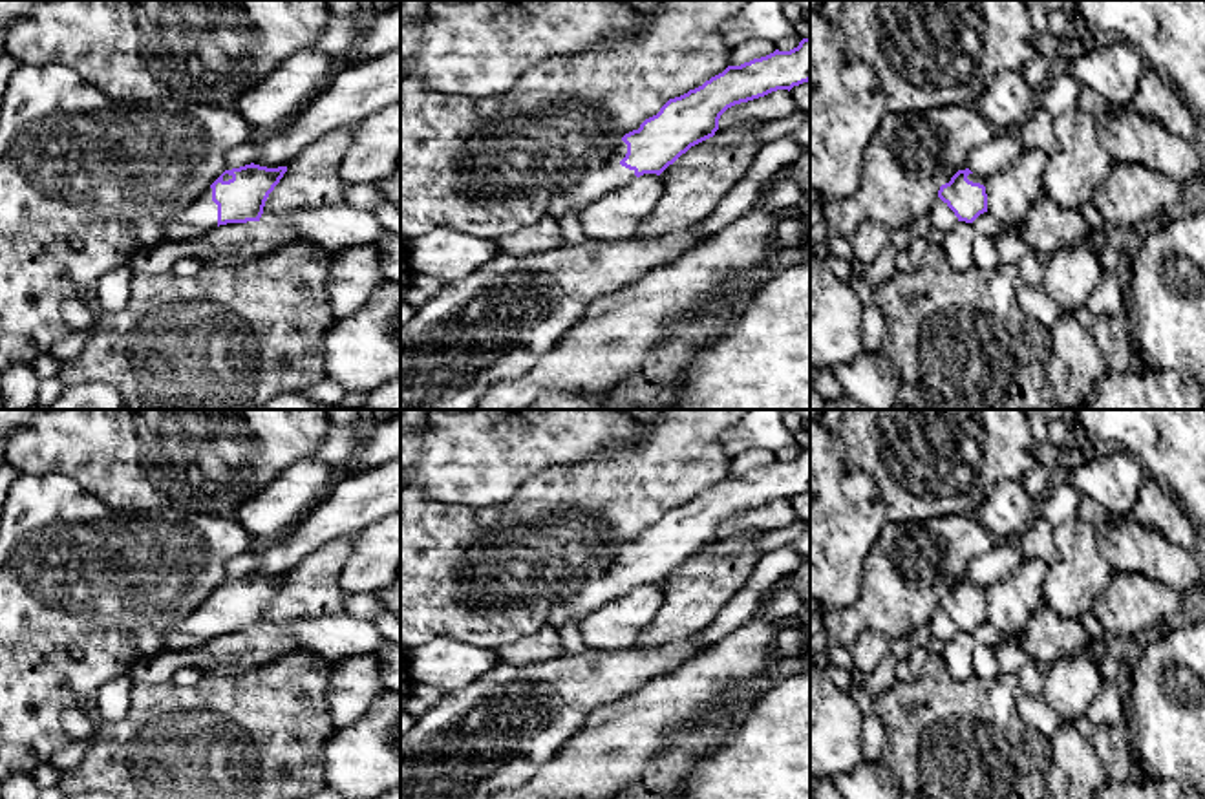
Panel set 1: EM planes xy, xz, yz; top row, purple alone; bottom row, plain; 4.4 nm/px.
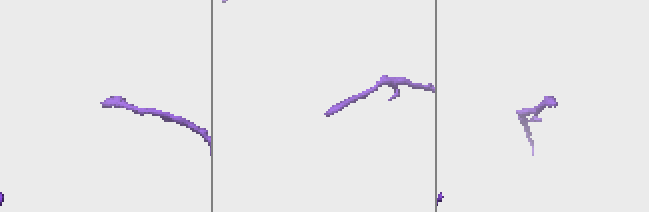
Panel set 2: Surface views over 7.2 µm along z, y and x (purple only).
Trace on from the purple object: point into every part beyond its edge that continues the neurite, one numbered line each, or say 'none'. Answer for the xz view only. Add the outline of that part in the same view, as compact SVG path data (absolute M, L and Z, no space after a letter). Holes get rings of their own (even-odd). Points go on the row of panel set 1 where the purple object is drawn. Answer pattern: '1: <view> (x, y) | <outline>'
1: xz (593, 183) | M622 141L602 166L587 170L567 192L556 194L547 208L547 216L560 221L569 212L583 210L602 194L633 181L636 177L634 170L620 165L625 154L627 144Z

